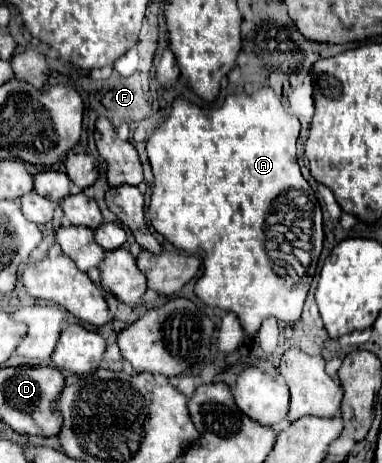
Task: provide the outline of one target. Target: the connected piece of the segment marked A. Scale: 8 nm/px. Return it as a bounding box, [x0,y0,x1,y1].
[147,87,323,333]

